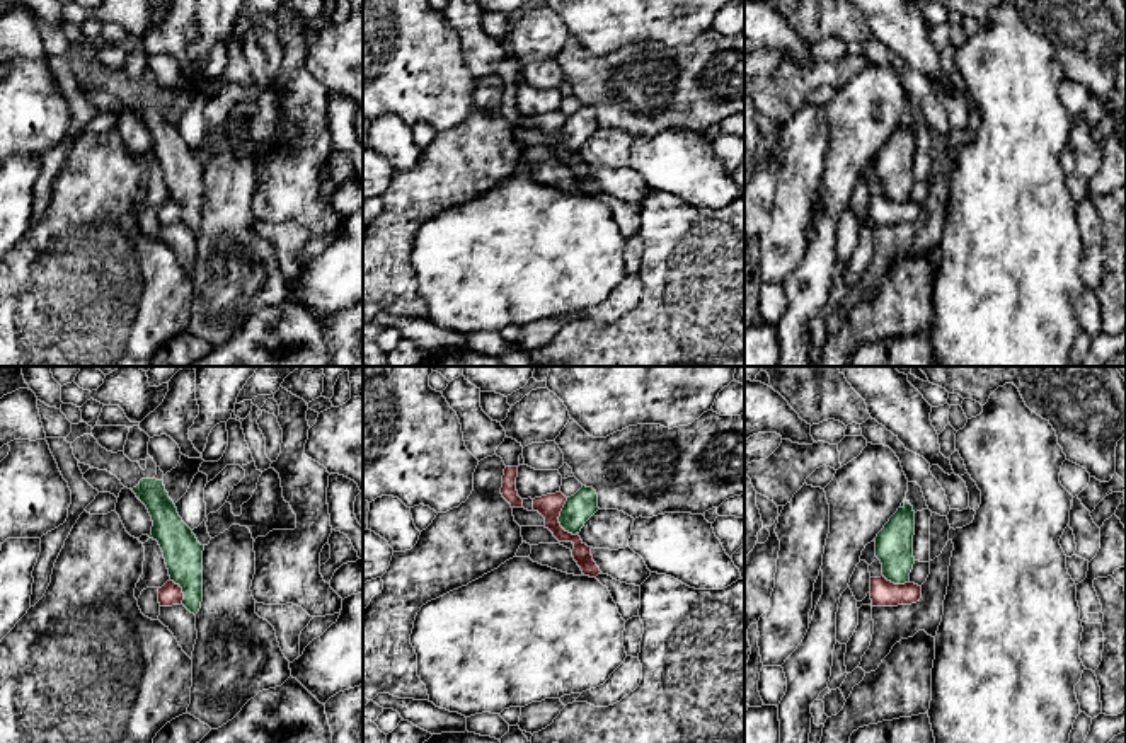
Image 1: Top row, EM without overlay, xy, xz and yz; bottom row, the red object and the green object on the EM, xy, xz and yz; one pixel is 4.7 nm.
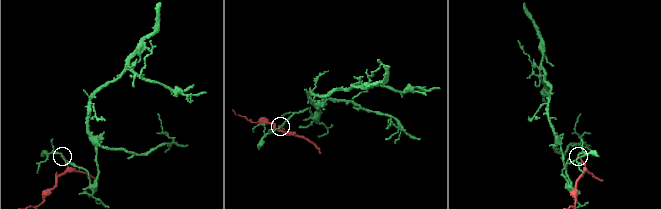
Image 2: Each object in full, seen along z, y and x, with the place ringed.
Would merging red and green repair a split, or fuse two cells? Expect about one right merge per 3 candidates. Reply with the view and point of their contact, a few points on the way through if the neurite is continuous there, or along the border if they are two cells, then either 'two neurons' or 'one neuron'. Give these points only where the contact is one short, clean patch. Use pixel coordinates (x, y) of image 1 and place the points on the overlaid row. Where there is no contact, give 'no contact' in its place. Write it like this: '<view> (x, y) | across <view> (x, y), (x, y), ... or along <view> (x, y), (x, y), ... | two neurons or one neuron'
xz (557, 518) | along xz (568, 498), (559, 524), (574, 535) | two neurons

